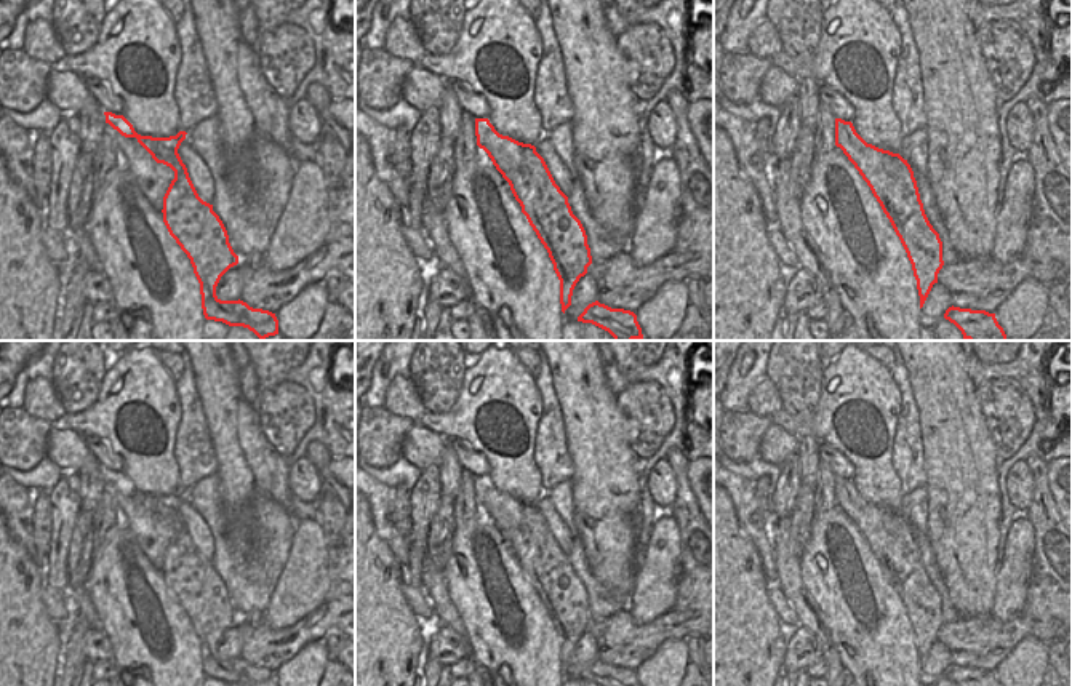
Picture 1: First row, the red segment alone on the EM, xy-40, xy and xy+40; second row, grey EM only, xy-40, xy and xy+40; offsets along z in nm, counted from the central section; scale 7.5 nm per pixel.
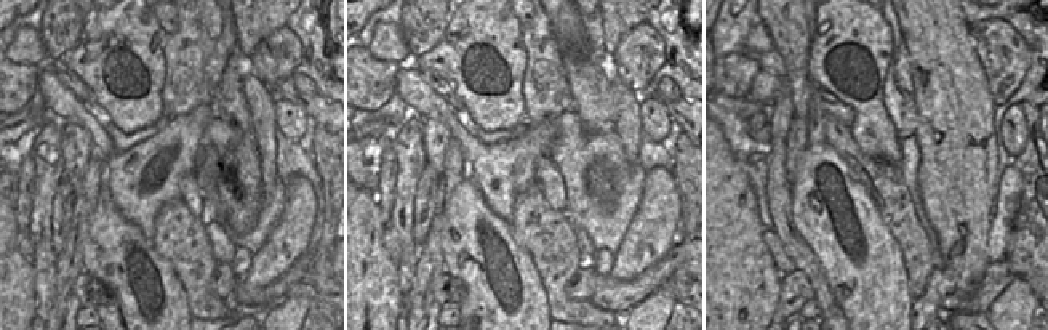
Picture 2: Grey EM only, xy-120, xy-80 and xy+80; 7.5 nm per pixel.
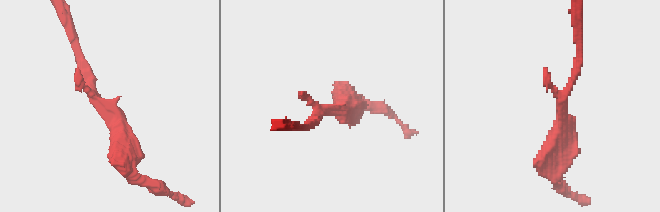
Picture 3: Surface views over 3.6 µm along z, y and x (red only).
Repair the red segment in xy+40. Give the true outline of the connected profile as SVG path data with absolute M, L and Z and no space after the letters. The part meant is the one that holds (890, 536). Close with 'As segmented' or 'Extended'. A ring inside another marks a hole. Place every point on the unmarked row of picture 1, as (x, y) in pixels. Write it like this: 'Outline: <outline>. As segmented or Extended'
Outline: M835 477L835 504L859 529L890 577L912 622L920 667L944 624L942 600L930 582L917 539L899 512L867 502L851 480Z. As segmented.

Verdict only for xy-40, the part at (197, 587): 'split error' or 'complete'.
complete

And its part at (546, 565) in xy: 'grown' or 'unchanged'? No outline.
unchanged

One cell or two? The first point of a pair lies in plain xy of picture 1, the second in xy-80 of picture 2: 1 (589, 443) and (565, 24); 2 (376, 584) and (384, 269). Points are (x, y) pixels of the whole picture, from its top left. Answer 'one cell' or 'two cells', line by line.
1: one cell
2: one cell

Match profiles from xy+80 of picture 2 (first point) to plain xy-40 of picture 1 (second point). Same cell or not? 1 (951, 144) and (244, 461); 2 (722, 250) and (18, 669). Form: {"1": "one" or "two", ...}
{"1": "one", "2": "one"}

